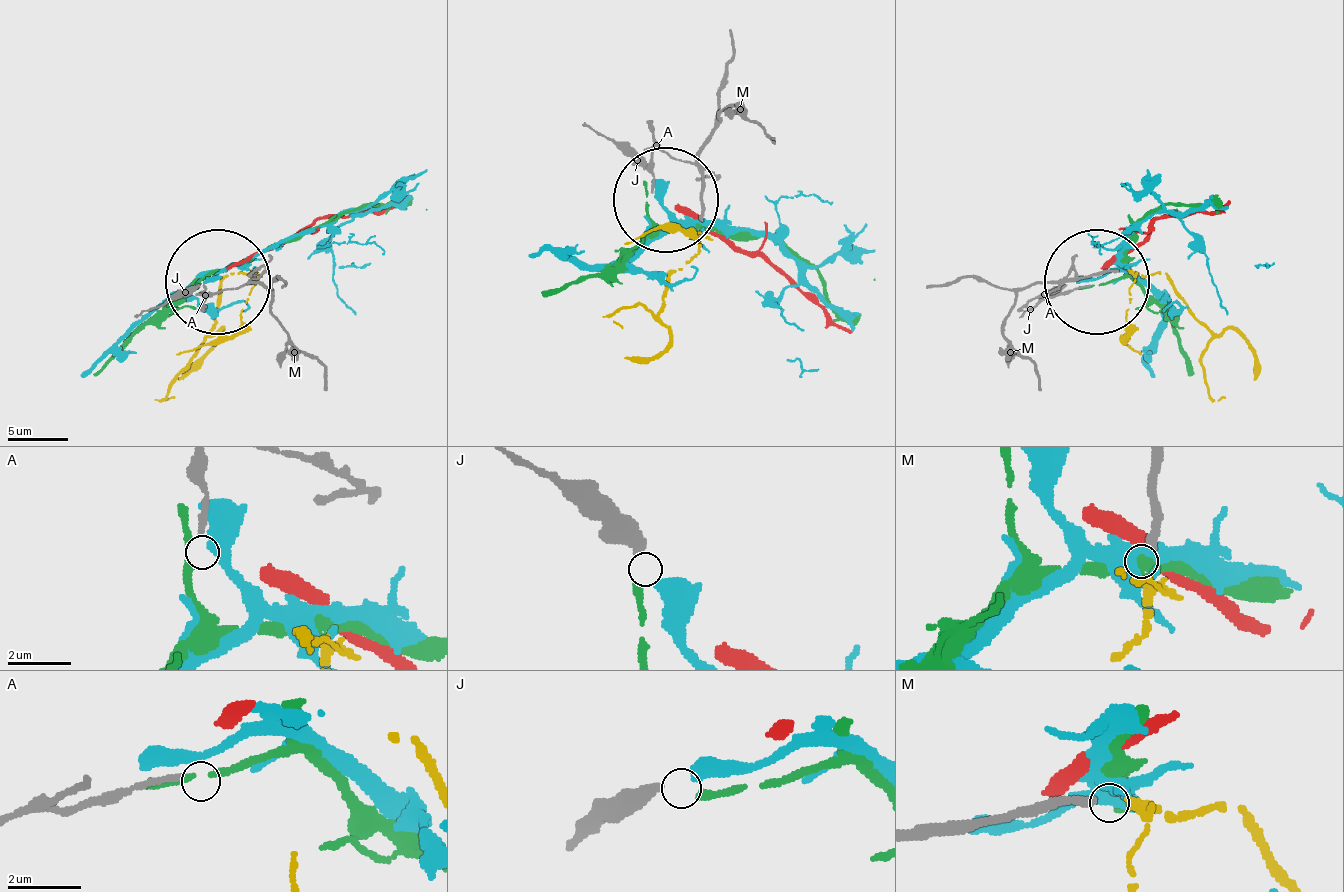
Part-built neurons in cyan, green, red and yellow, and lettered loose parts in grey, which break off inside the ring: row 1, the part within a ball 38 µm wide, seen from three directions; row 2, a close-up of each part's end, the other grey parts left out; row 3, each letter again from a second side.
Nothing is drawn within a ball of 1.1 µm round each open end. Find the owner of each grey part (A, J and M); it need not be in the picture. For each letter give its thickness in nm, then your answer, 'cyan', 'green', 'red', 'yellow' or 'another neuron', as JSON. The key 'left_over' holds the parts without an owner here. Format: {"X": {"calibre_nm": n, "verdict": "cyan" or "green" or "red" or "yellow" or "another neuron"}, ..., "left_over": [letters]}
{"A": {"calibre_nm": 160, "verdict": "another neuron"}, "J": {"calibre_nm": 400, "verdict": "green"}, "M": {"calibre_nm": 240, "verdict": "yellow"}, "left_over": ["A"]}

